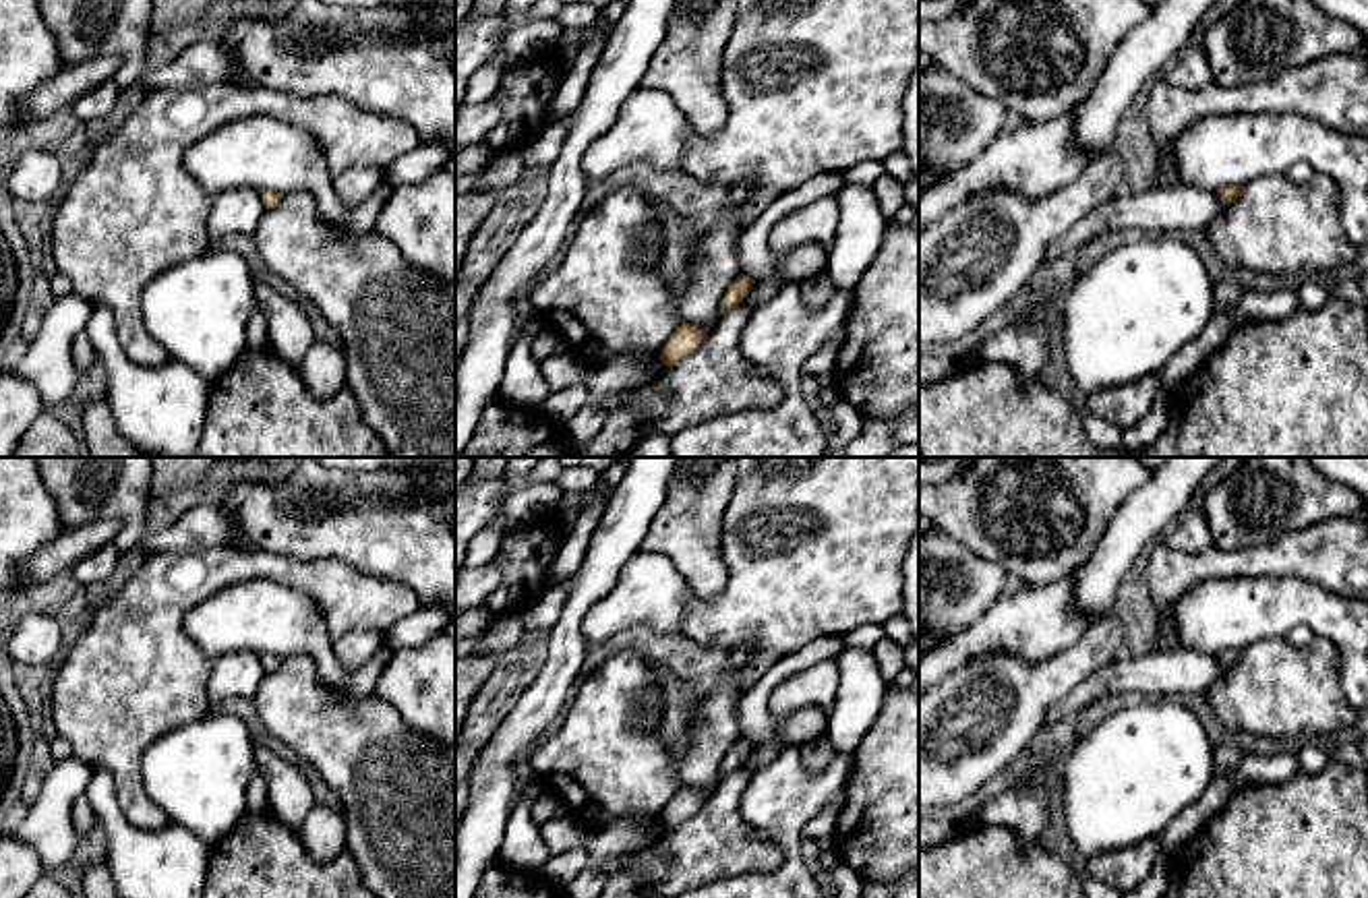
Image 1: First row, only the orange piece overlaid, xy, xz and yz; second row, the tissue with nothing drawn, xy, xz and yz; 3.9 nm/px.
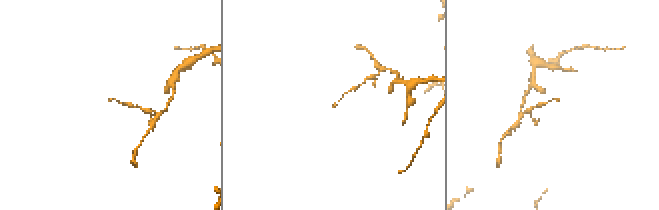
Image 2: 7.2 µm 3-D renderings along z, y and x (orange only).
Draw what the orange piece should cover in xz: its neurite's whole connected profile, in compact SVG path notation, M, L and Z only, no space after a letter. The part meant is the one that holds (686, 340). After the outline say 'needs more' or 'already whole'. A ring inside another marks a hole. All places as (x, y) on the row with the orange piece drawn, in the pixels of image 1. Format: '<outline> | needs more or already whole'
M681 321L681 325L666 339L666 343L658 354L662 366L677 366L681 360L691 356L706 339L708 339L708 333L702 333L693 325Z | already whole

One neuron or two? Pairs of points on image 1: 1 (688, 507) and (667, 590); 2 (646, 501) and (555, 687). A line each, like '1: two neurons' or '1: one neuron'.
1: two neurons
2: one neuron

